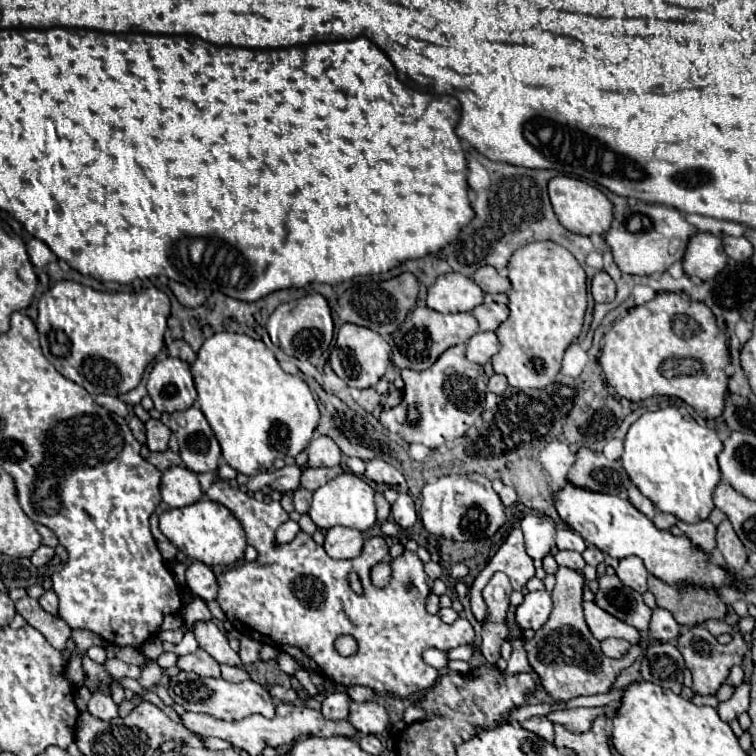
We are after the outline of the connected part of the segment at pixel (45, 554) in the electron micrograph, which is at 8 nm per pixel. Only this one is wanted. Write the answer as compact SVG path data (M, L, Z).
M39 546L39 550L35 550L35 554L29 558L37 568L41 568L41 566L45 566L45 564L49 564L51 560L53 560L53 556L55 556L55 550L53 548L49 548L49 546Z

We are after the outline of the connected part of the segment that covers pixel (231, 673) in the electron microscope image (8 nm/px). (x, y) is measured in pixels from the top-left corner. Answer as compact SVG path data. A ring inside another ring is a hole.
M221 666L221 676L229 682L235 682L235 684L251 680L251 676L245 668L233 668L233 666Z

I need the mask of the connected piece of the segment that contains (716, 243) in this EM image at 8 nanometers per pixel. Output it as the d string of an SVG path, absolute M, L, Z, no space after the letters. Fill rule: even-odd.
M711 232L693 234L687 242L687 250L683 254L681 264L689 278L711 280L713 276L717 276L727 264L727 254L723 250L721 236Z

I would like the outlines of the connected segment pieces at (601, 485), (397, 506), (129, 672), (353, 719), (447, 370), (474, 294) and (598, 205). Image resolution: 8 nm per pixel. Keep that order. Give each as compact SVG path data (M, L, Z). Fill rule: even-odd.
M579 448L577 460L567 478L575 482L575 486L617 494L623 498L627 496L627 486L631 484L629 474L619 460L607 460L605 454L593 452L589 448Z
M399 494L399 498L393 504L393 520L401 526L401 528L409 528L417 522L417 512L415 512L415 502L411 498L411 494Z
M109 658L105 664L103 664L105 668L107 668L107 672L115 678L115 680L119 680L121 676L129 676L129 678L139 678L139 674L141 674L141 670L137 668L137 666L131 666L131 664L125 664L125 662L121 662L121 660L117 660L117 658Z
M349 700L349 718L347 718L361 734L379 734L385 730L389 718L383 706L377 702L355 702Z
M465 344L447 348L427 370L401 370L401 376L405 380L403 400L399 406L381 412L381 424L391 432L401 434L407 442L439 448L455 436L465 434L485 408L485 372L479 364L473 364L465 358ZM409 406L419 410L419 418L415 422L407 422Z
M459 272L441 274L427 292L427 306L437 312L471 312L481 302L481 288Z
M555 176L549 180L549 198L553 204L553 210L559 218L559 222L575 232L575 234L603 234L607 230L607 226L611 226L611 218L613 218L613 204L609 202L609 198L595 186L589 186L583 180L577 178L569 178L569 176Z

